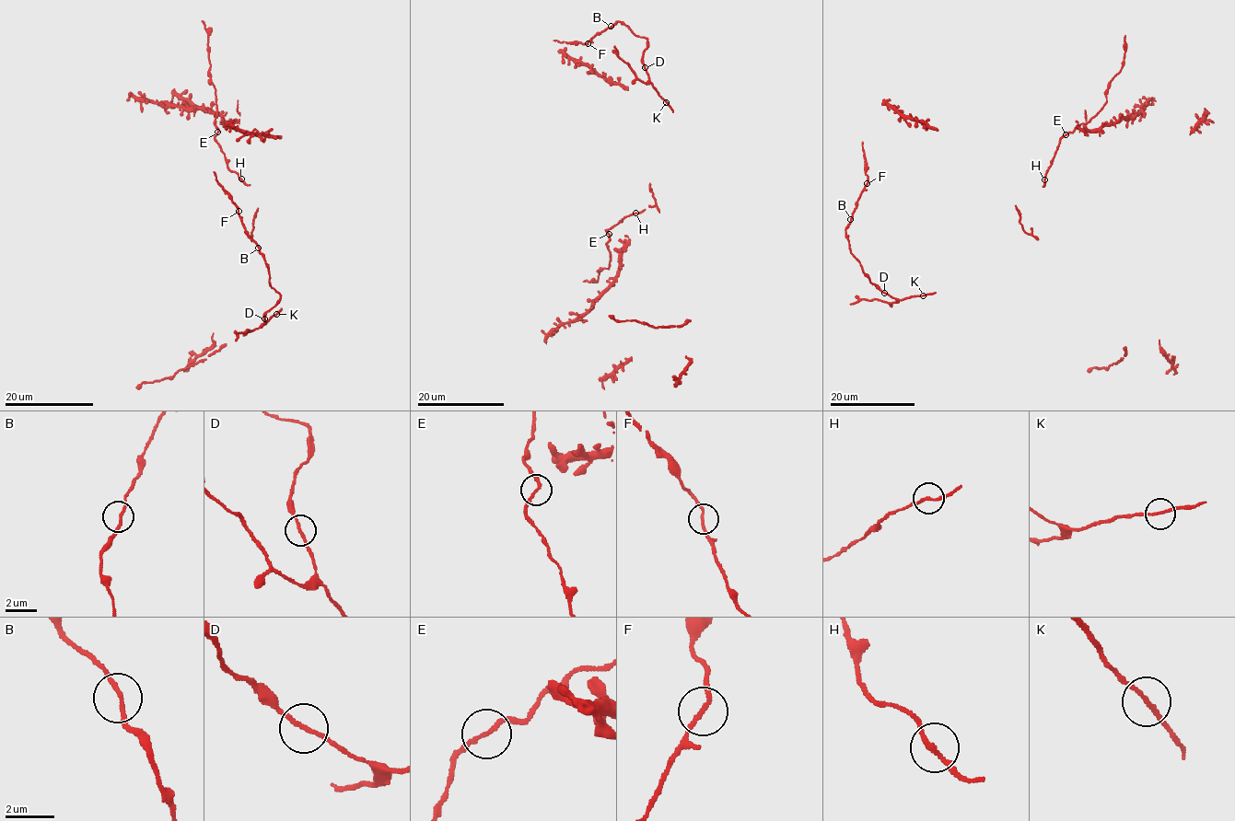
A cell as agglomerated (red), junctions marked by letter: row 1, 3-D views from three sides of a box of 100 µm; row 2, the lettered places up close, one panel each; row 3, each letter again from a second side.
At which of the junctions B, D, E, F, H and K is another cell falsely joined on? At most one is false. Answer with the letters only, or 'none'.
none

